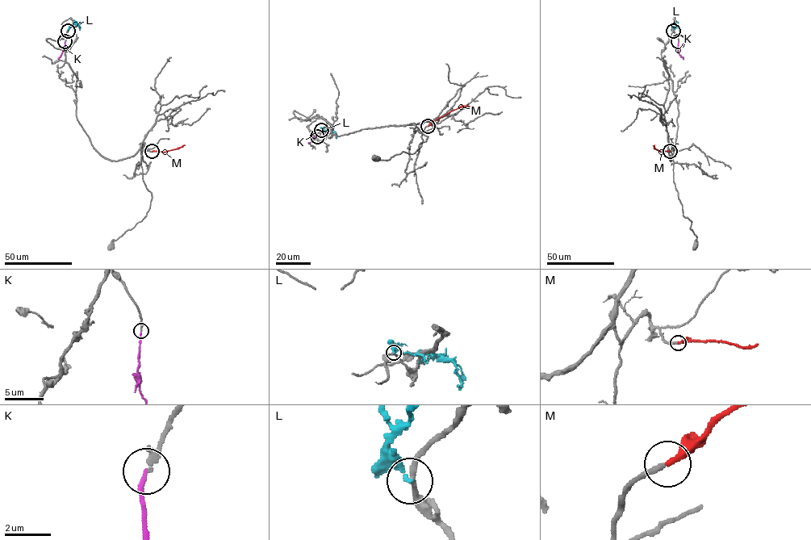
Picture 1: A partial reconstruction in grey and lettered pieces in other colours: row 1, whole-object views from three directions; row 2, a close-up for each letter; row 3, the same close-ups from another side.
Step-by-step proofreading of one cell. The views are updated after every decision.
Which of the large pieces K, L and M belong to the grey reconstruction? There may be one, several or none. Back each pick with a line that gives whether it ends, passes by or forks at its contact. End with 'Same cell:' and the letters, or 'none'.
K: It ends there
M: It ends there
Same cell: K, M

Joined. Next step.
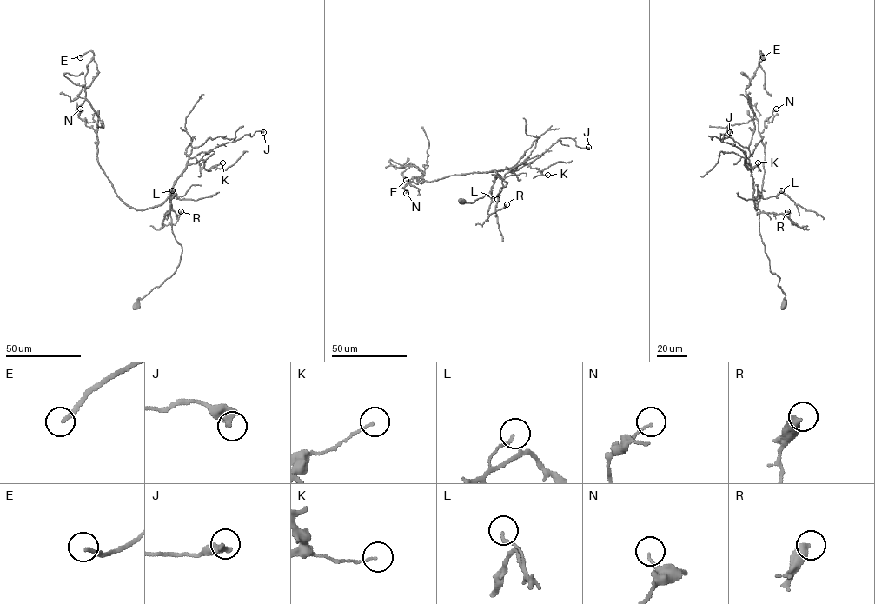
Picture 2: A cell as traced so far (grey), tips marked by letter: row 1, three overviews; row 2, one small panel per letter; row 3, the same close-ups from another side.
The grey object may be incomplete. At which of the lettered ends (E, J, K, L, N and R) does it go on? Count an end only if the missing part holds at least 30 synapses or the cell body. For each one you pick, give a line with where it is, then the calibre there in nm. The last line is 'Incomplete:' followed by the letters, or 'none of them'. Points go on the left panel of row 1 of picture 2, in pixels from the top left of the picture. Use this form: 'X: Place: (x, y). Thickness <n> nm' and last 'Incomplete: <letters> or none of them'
Incomplete: none of them

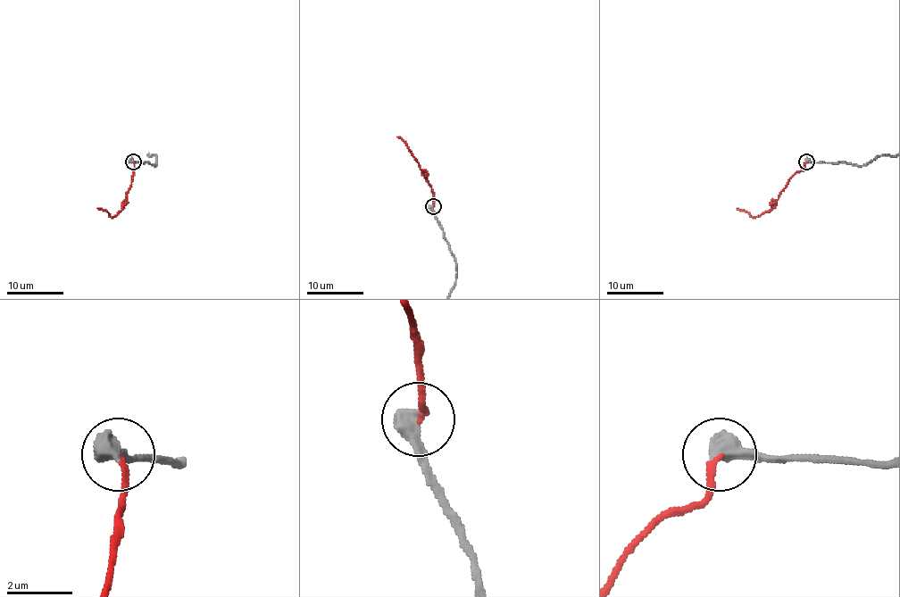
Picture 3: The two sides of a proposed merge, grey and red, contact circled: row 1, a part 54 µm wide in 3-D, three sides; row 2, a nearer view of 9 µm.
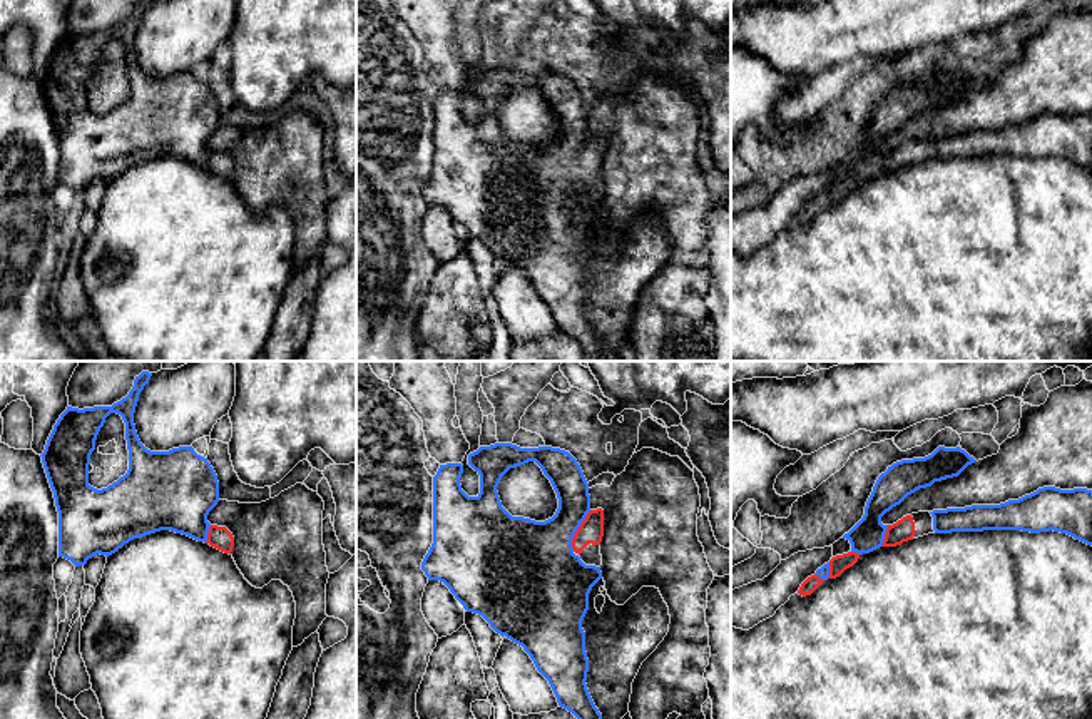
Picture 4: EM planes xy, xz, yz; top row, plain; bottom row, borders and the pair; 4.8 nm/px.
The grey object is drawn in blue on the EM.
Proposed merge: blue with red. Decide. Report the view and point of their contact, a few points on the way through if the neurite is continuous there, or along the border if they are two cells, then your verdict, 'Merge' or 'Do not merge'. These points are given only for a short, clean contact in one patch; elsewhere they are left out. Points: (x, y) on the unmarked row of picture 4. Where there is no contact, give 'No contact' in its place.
Touches blue at xz (576, 156). Merge

